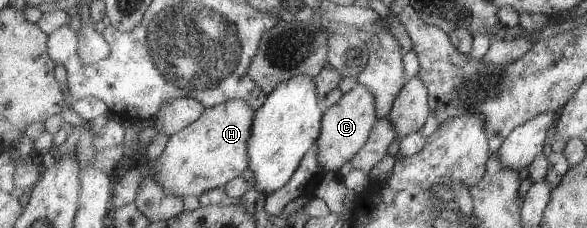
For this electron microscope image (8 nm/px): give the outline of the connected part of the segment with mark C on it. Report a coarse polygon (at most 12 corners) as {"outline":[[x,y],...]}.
{"outline":[[359,84],[326,108],[318,160],[338,173],[379,121]]}

